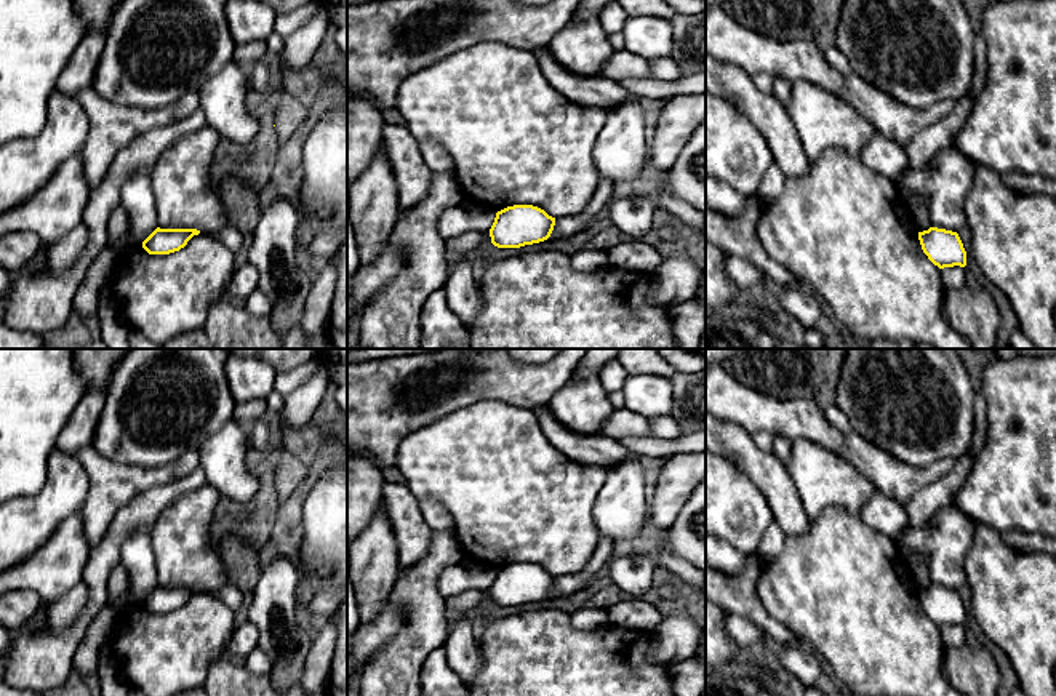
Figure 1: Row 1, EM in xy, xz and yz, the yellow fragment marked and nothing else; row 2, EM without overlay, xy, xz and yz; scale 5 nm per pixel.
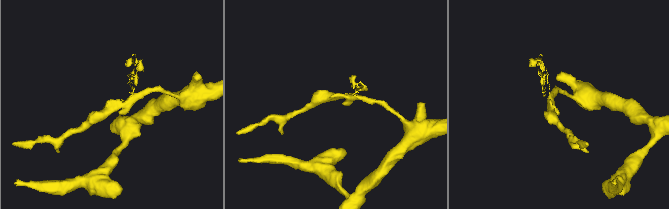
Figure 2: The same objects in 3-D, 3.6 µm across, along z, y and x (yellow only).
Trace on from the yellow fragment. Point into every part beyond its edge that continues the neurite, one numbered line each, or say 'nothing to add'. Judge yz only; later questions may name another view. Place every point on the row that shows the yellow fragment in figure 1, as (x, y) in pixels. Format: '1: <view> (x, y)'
nothing to add

